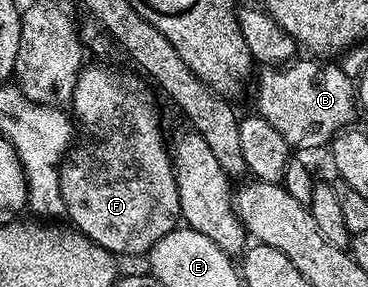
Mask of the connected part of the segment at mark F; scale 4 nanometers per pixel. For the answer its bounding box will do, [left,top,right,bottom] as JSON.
[60,66,181,257]

